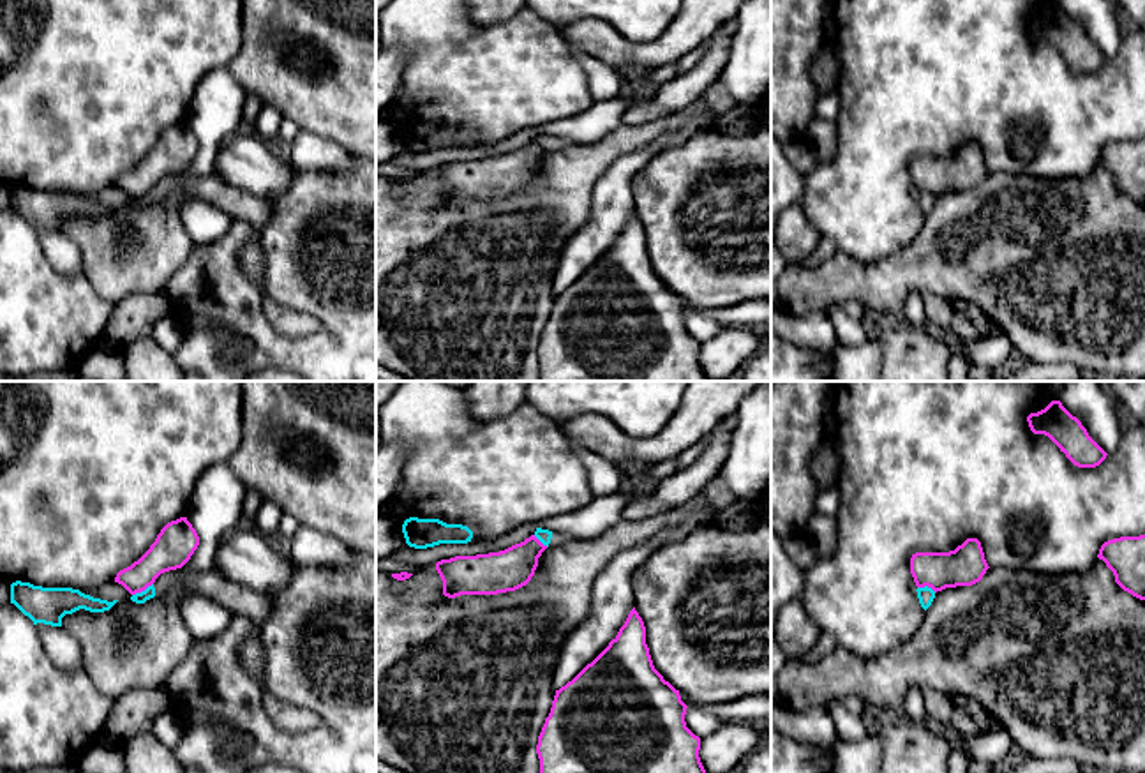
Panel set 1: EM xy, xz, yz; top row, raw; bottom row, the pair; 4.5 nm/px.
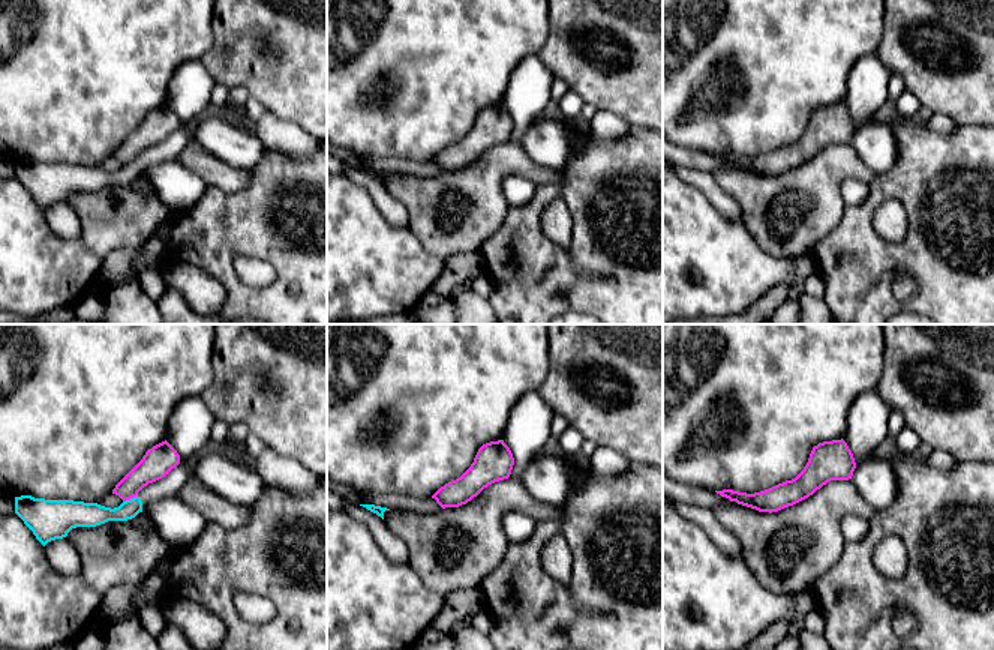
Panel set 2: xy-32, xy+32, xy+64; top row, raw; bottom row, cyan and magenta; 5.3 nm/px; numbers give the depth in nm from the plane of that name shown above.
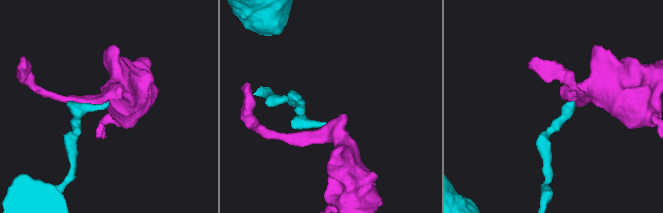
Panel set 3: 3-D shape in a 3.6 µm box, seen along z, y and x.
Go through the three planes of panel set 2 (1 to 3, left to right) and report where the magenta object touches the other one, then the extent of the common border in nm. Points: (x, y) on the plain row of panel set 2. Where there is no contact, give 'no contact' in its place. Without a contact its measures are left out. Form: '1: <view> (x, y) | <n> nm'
1: xy-32 (131, 162) | 90 nm
2: no contact
3: no contact

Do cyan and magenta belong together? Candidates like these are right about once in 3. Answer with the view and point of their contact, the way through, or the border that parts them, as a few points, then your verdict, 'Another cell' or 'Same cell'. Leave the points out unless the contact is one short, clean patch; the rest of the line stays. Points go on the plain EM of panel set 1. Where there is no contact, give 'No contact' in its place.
Touches cyan at xy (142, 196). Boundary: xy (152, 187), (133, 200). Another cell

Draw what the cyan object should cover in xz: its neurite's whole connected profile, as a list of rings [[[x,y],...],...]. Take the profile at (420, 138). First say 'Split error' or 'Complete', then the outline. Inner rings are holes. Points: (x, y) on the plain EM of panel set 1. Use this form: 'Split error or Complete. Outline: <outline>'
Complete. Outline: [[[418,122],[406,124],[402,138],[406,148],[415,154],[427,154],[439,148],[468,148],[473,143],[473,136],[468,131]]]

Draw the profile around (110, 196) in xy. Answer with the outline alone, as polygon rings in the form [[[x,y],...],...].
[[[115,185],[106,187],[95,194],[79,194],[79,196],[85,199],[90,199],[94,203],[101,203],[101,205],[108,205],[108,206],[127,205],[132,201],[122,189],[118,189]]]

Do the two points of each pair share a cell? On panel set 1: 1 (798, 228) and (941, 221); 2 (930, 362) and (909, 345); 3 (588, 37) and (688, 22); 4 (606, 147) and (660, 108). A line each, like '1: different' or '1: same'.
1: different
2: same
3: same
4: different

